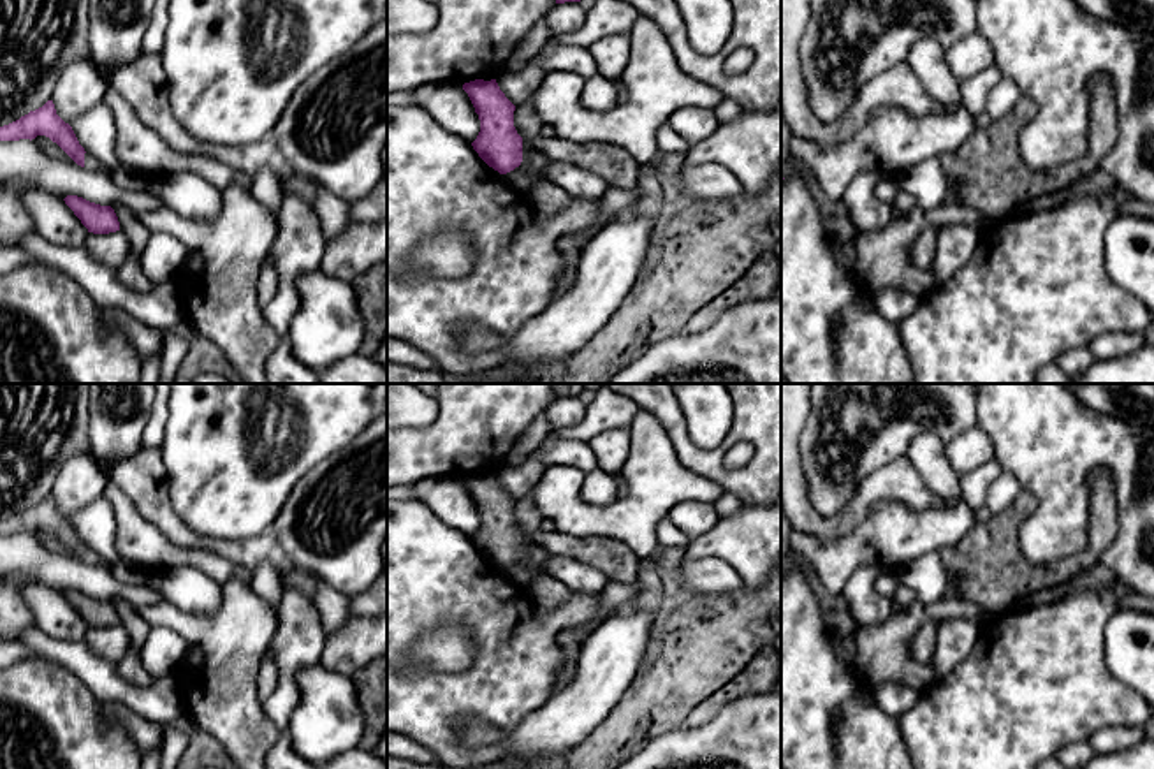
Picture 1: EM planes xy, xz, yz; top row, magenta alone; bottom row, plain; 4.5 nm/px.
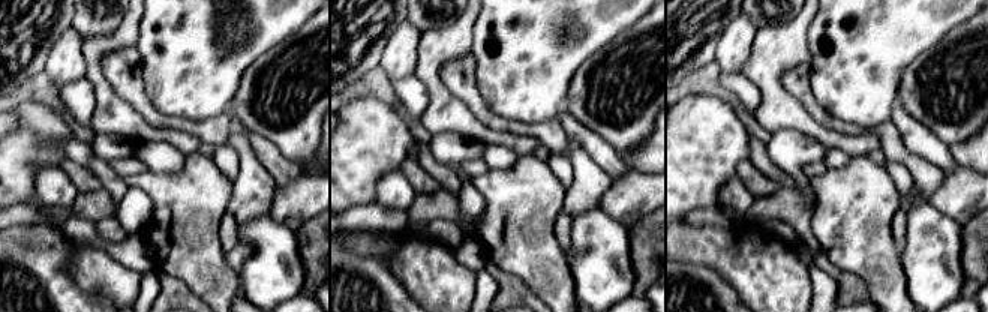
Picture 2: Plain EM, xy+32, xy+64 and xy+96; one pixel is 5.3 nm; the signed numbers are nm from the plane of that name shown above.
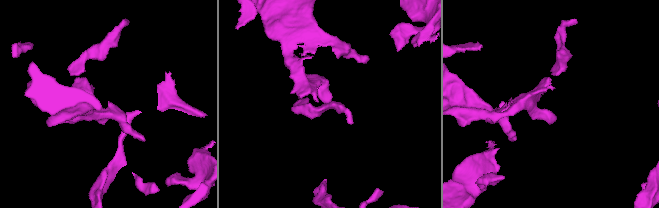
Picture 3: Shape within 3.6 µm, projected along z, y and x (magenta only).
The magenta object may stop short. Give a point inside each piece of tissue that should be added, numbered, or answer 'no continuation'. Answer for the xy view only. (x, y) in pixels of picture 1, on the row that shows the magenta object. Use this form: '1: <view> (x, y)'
1: xy (90, 162)

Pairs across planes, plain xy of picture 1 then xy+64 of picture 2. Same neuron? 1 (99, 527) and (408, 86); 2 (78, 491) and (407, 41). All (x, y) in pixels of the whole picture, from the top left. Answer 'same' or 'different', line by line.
1: same
2: same

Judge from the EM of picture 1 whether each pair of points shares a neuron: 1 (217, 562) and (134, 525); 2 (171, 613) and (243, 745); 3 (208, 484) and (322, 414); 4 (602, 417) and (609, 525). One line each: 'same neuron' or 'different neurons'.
1: same neuron
2: same neuron
3: same neuron
4: different neurons

